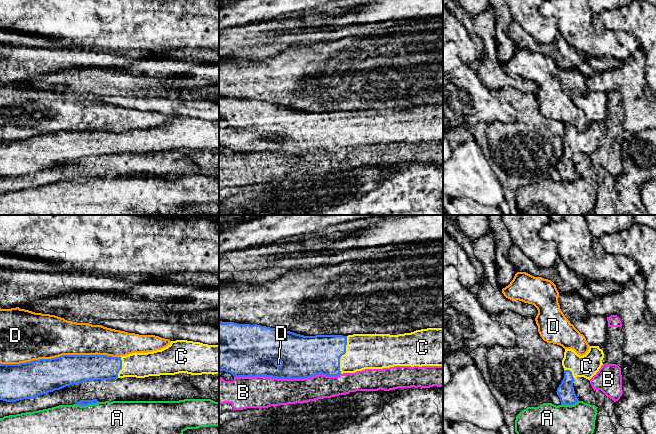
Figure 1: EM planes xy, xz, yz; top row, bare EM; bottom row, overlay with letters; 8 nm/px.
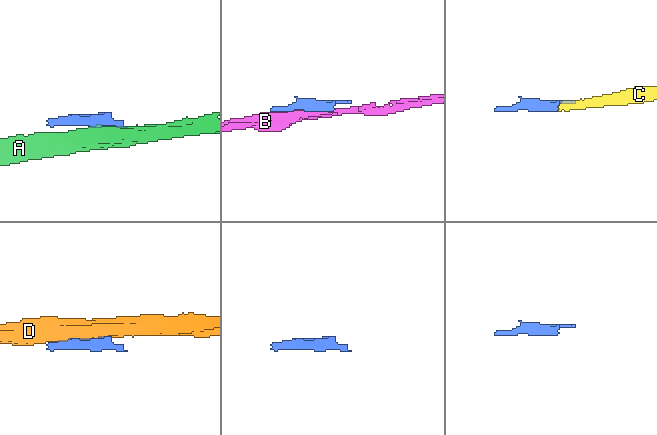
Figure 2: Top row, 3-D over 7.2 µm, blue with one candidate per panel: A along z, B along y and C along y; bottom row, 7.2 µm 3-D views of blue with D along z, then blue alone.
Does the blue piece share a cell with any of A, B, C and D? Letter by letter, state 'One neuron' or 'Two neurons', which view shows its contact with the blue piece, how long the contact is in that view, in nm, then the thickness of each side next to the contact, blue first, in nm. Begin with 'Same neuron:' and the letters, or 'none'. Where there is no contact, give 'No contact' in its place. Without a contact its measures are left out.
Same neuron: C
A: Two neurons. Touches blue in xy. Shared border 200 nm. Thickness 50 nm (blue) against 480 nm
B: Two neurons. Touches blue in xz. Shared border 850 nm. Thickness 340 nm (blue) against 260 nm
C: One neuron. Touches blue in xz. Shared border 300 nm. Thickness 320 nm (blue) against 280 nm
D: Two neurons. Touches blue in xy. Shared border 950 nm. Thickness 280 nm (blue) against 380 nm

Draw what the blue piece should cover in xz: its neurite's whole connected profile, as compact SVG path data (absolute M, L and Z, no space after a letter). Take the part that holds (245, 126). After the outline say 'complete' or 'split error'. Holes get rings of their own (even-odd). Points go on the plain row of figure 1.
M219 97L219 146L234 153L266 152L278 155L304 155L322 150L338 152L365 145L394 142L443 142L443 104L427 104L411 109L304 112L261 101Z; split error

